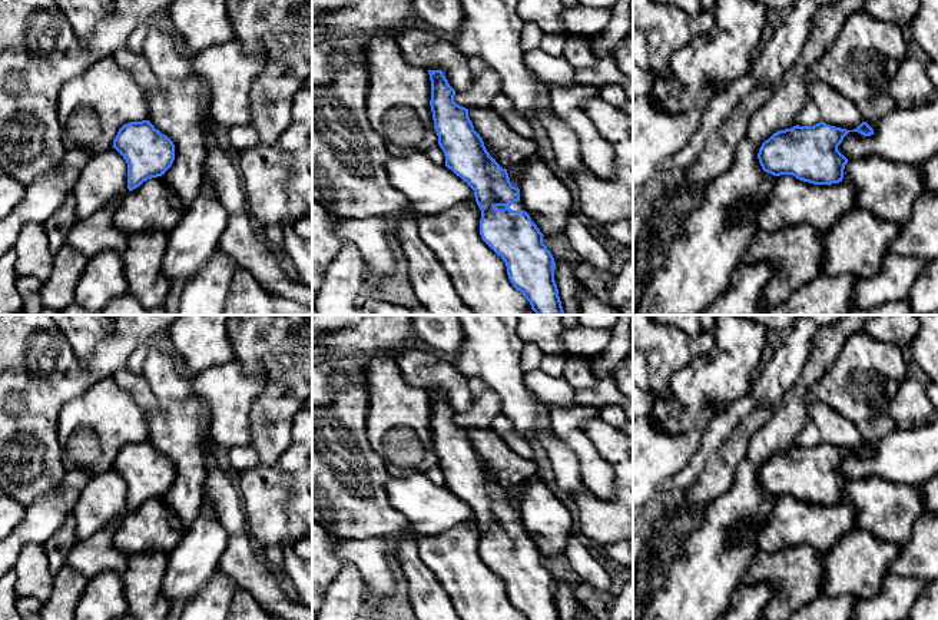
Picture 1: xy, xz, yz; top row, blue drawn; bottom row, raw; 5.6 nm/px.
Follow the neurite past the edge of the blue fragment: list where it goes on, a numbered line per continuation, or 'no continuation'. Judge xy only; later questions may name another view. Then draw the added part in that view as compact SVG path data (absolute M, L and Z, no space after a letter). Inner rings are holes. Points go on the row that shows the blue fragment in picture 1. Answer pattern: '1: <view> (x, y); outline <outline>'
no continuation

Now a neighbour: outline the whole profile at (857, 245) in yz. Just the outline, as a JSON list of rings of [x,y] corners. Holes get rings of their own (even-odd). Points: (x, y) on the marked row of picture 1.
[[[854,208],[832,229],[822,232],[822,275],[851,275],[858,279],[875,276],[889,253],[889,245],[898,238],[901,223],[881,219],[868,210]]]

